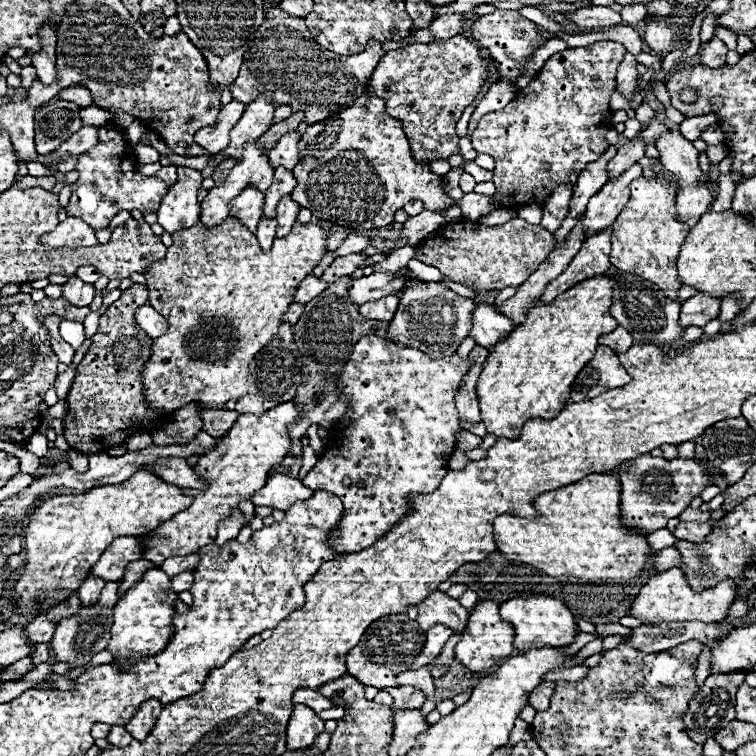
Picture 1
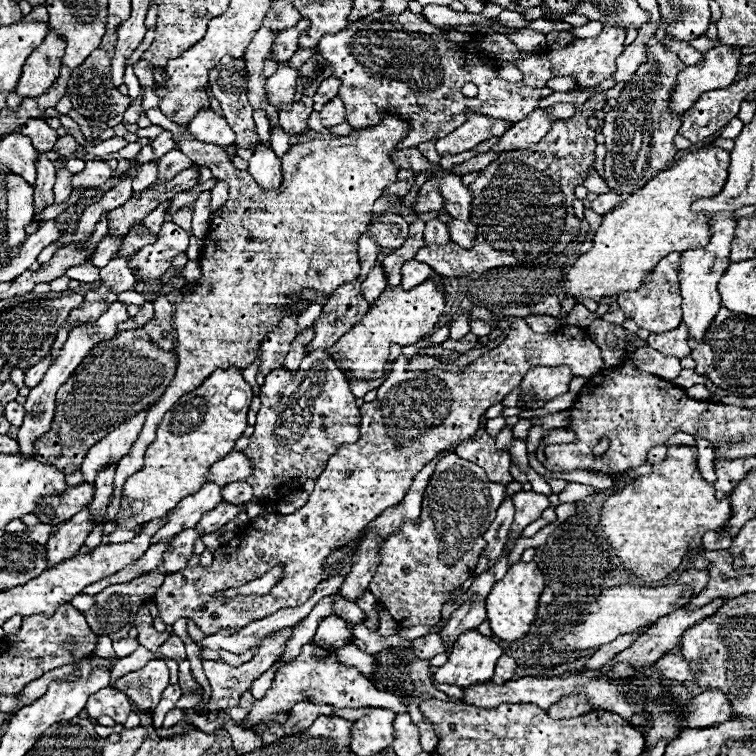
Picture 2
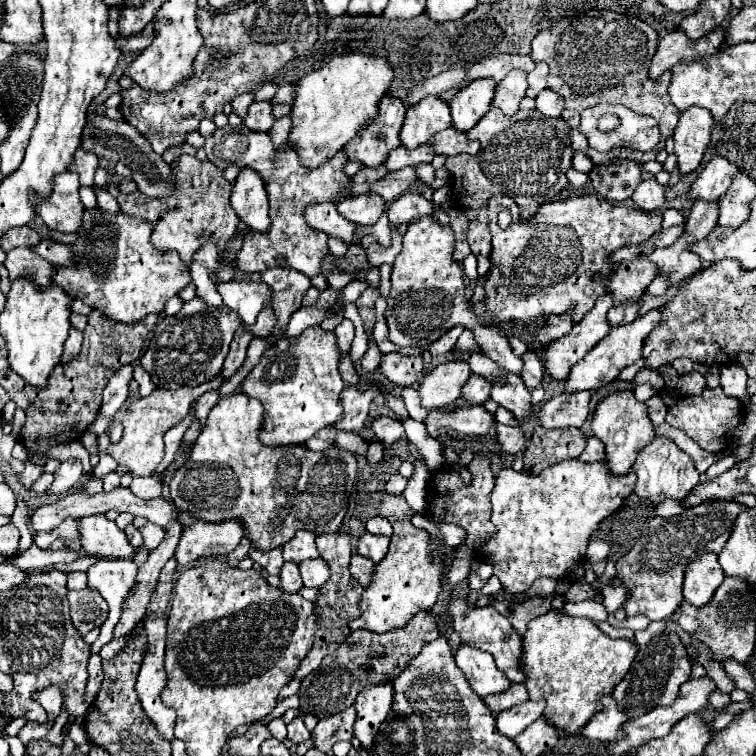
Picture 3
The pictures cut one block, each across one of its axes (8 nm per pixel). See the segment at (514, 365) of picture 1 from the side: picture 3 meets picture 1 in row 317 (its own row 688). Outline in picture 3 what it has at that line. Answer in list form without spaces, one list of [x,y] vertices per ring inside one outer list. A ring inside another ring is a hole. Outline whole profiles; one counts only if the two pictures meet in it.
[[[556,608],[530,620],[522,640],[528,694],[532,700],[546,700],[544,716],[566,734],[574,734],[592,718],[592,714],[600,712],[602,696],[612,694],[612,688],[626,676],[636,656],[634,640],[610,638],[590,618],[568,616]]]

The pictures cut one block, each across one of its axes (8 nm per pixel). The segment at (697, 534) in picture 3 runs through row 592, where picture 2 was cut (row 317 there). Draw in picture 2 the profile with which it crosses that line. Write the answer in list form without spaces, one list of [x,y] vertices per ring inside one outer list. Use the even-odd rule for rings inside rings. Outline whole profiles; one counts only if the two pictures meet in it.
[[[674,252],[658,262],[654,272],[648,276],[646,284],[636,292],[624,292],[618,296],[618,306],[624,310],[626,318],[632,318],[640,328],[650,332],[668,332],[678,326],[682,318],[680,312],[680,286],[676,278],[676,268],[680,264],[680,254]]]

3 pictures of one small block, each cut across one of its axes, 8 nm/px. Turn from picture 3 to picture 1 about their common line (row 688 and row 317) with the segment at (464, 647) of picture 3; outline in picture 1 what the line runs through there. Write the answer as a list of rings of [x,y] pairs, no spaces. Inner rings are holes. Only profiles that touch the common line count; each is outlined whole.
[[[482,304],[472,314],[472,330],[470,336],[476,340],[476,344],[494,350],[498,342],[508,338],[508,334],[516,328],[512,320],[506,316],[500,316],[492,304]]]

